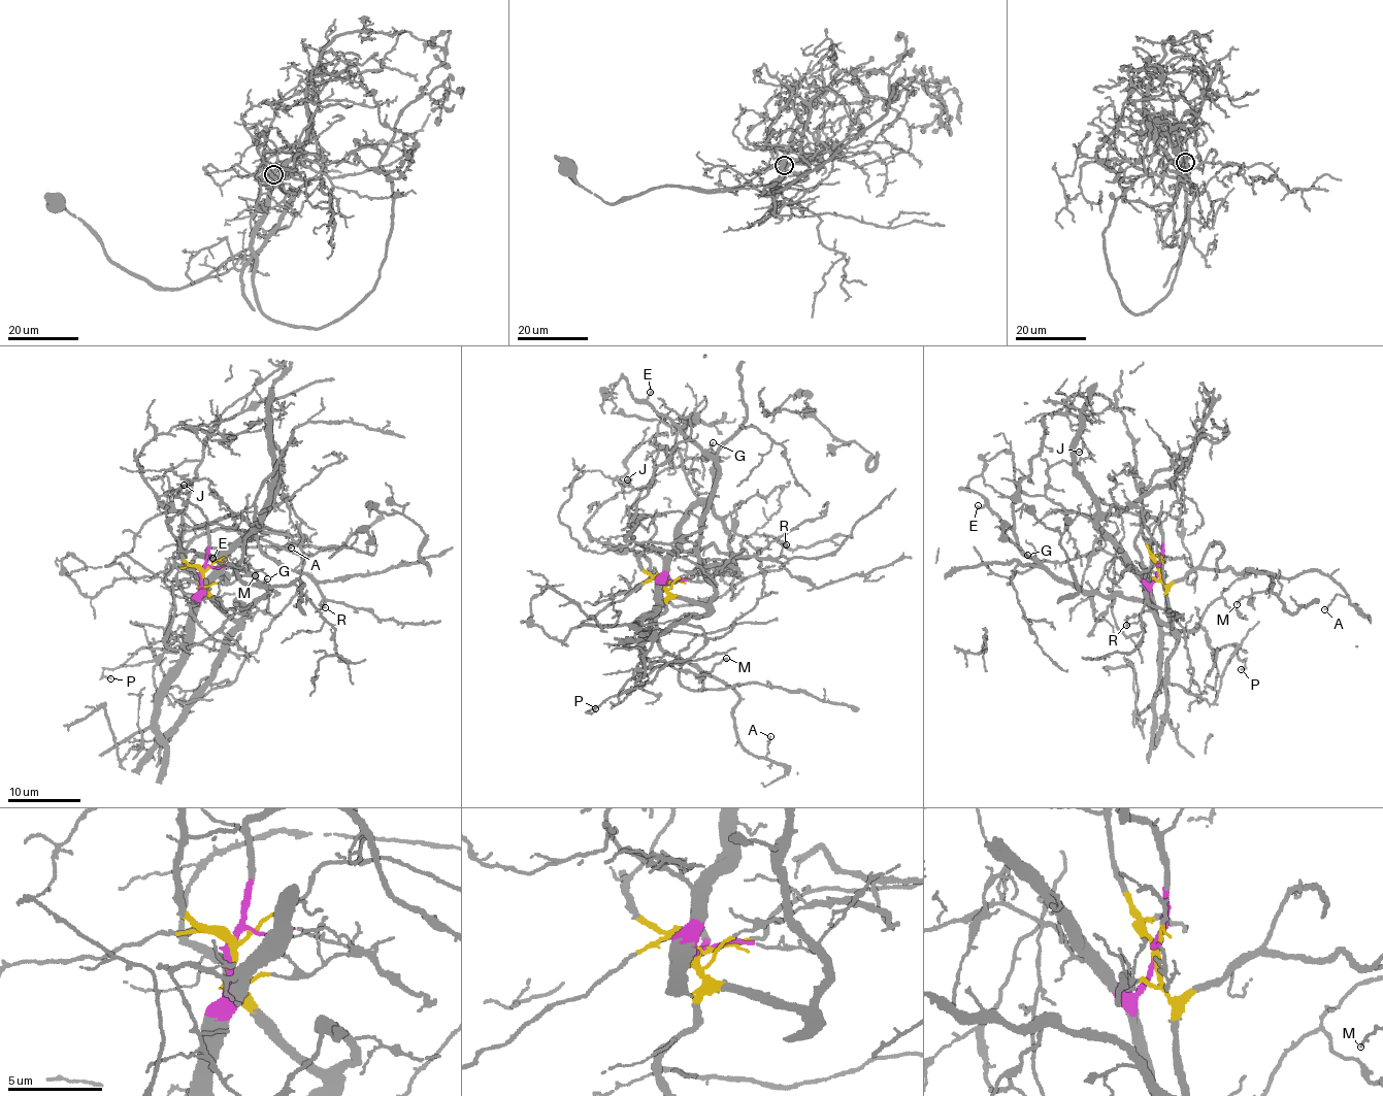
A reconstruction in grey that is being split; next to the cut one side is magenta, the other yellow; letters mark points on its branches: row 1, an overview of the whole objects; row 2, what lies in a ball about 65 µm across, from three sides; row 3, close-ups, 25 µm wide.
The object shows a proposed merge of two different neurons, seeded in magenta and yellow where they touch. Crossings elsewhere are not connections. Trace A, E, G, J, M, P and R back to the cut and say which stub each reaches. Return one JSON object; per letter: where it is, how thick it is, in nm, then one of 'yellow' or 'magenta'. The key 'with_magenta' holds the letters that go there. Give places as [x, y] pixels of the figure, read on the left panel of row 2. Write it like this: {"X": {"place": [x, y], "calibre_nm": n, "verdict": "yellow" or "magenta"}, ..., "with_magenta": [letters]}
{"A": {"place": [291, 548], "calibre_nm": 100, "verdict": "yellow"}, "E": {"place": [212, 558], "calibre_nm": 120, "verdict": "yellow"}, "G": {"place": [267, 578], "calibre_nm": 100, "verdict": "yellow"}, "J": {"place": [184, 485], "calibre_nm": 100, "verdict": "magenta"}, "M": {"place": [255, 575], "calibre_nm": 120, "verdict": "yellow"}, "P": {"place": [110, 678], "calibre_nm": 110, "verdict": "magenta"}, "R": {"place": [325, 607], "calibre_nm": 130, "verdict": "magenta"}, "with_magenta": ["J", "P", "R"]}

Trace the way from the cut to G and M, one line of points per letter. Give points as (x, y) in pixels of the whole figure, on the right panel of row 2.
G: (1158, 567), (1170, 626), (1142, 601), (1119, 595), (1088, 595), (1059, 580), (1028, 555)
M: (1158, 567), (1158, 577), (1167, 585), (1195, 570), (1268, 573), (1271, 584), (1237, 604)

